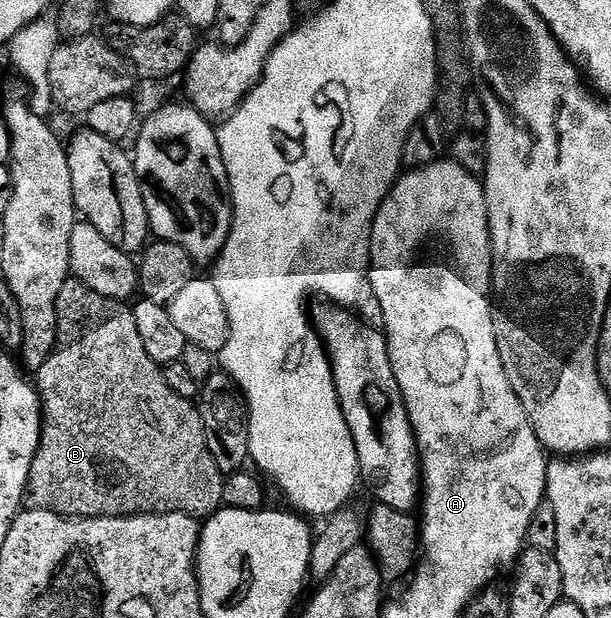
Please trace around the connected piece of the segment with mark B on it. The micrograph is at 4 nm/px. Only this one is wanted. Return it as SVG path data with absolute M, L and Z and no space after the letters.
M71 277L60 288L60 300L56 300L56 316L58 317L58 342L54 346L53 356L46 361L44 368L37 371L36 389L42 399L42 440L32 462L28 498L37 509L51 510L63 514L65 518L127 518L133 514L192 514L199 520L205 520L211 514L218 513L223 505L224 484L226 478L212 452L209 451L205 434L205 424L199 407L182 394L177 394L165 378L163 367L156 365L152 356L148 356L144 348L144 340L140 340L140 332L136 328L136 316L133 309L125 302L118 302L108 296L100 296L100 292L92 292L88 284Z

